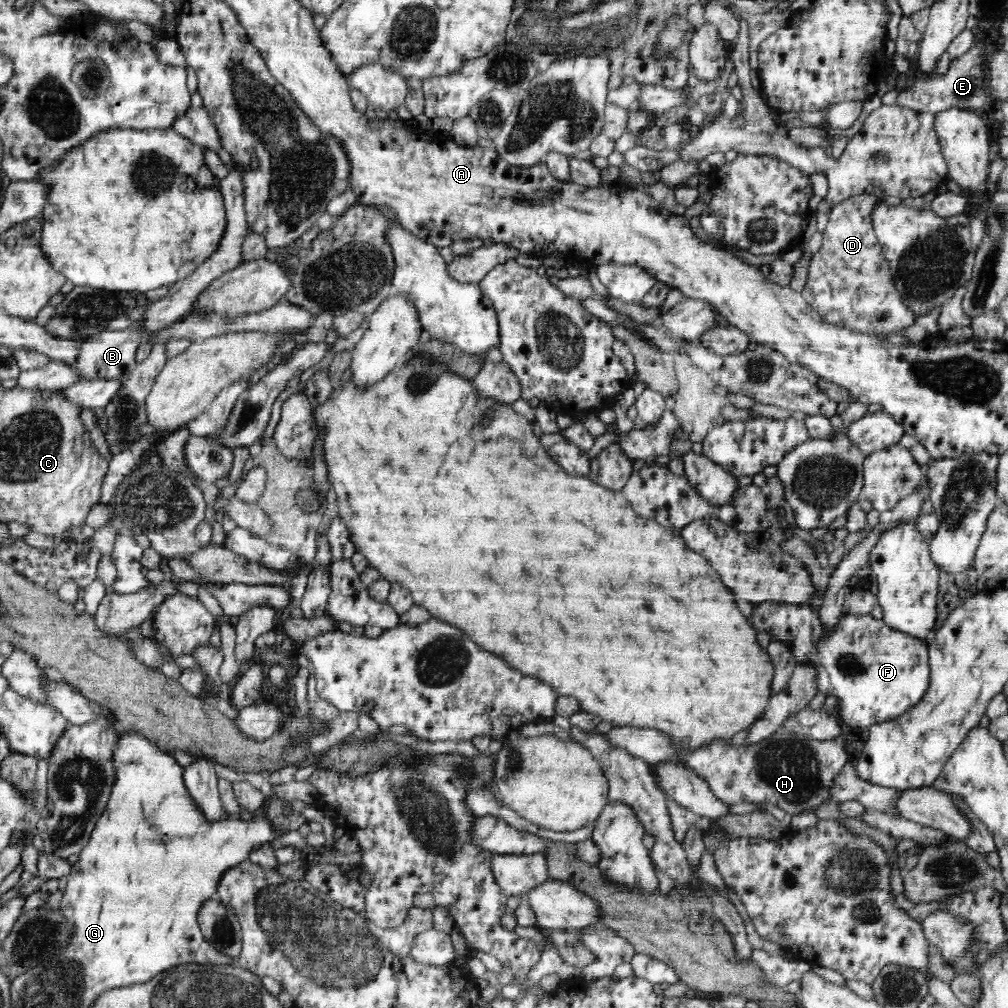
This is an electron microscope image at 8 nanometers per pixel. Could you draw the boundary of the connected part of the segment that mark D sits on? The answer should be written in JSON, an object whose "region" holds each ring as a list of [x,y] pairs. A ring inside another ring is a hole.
{"region":[[[856,196],[832,207],[830,220],[822,232],[822,246],[809,264],[808,281],[802,290],[804,299],[826,322],[856,332],[884,336],[906,330],[916,316],[901,301],[882,254],[873,225],[873,210],[878,198]]]}

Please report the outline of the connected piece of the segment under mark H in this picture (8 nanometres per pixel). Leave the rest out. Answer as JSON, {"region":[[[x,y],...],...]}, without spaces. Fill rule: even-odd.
{"region":[[[780,730],[752,747],[714,743],[687,757],[687,767],[708,781],[710,789],[721,801],[729,805],[742,802],[773,804],[784,810],[788,819],[830,804],[830,786],[847,764],[847,756],[842,737],[819,741]]]}

